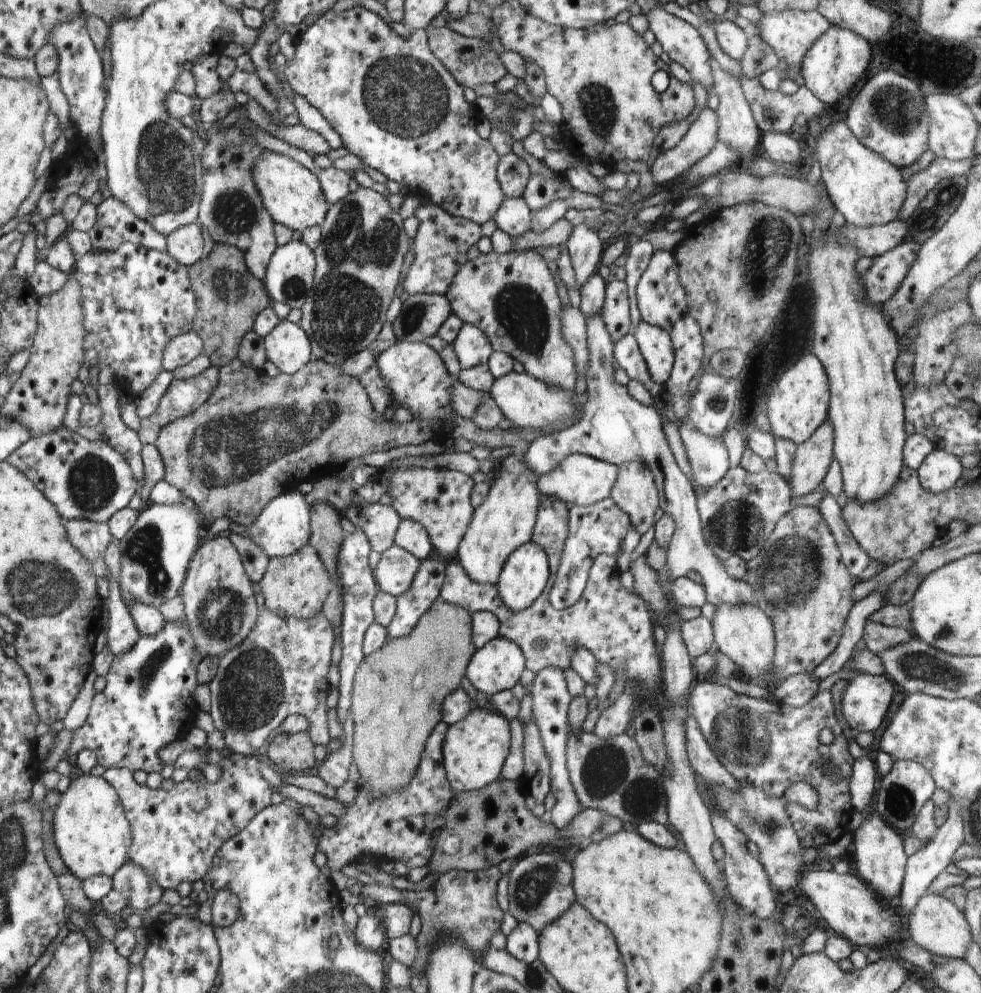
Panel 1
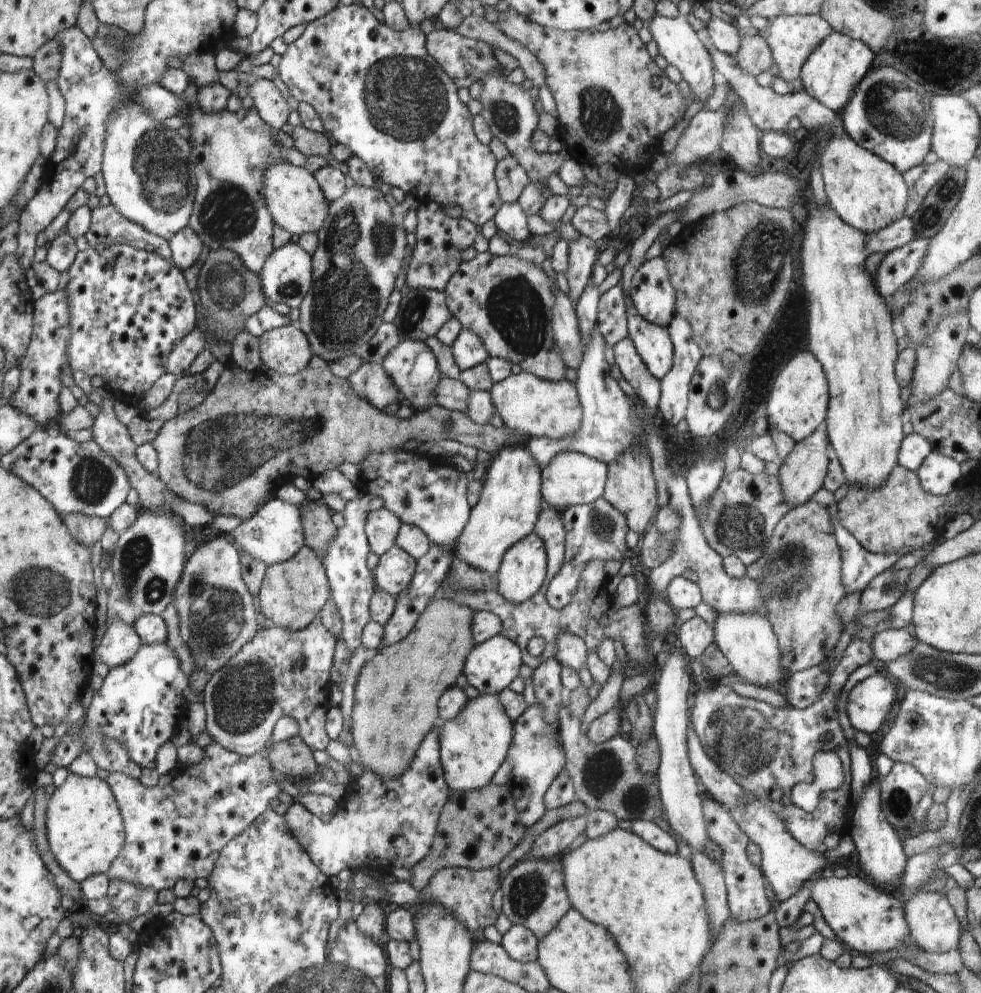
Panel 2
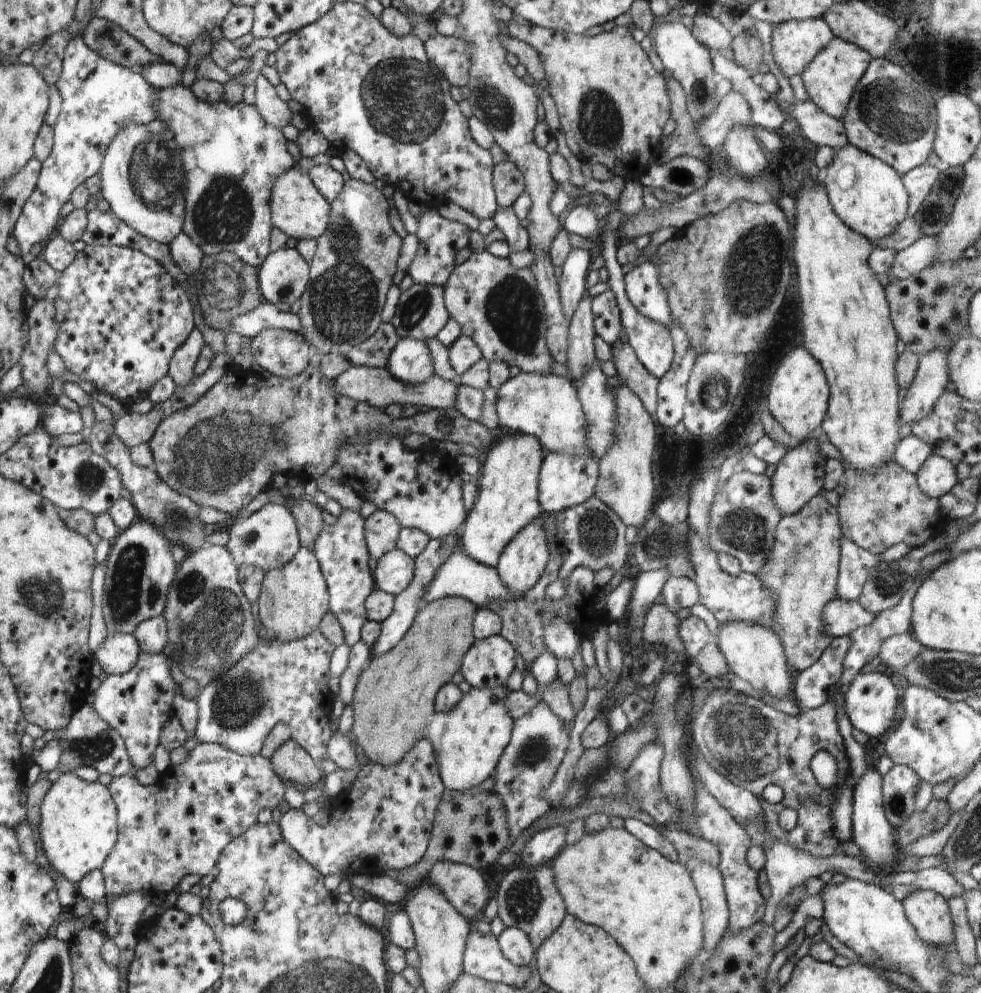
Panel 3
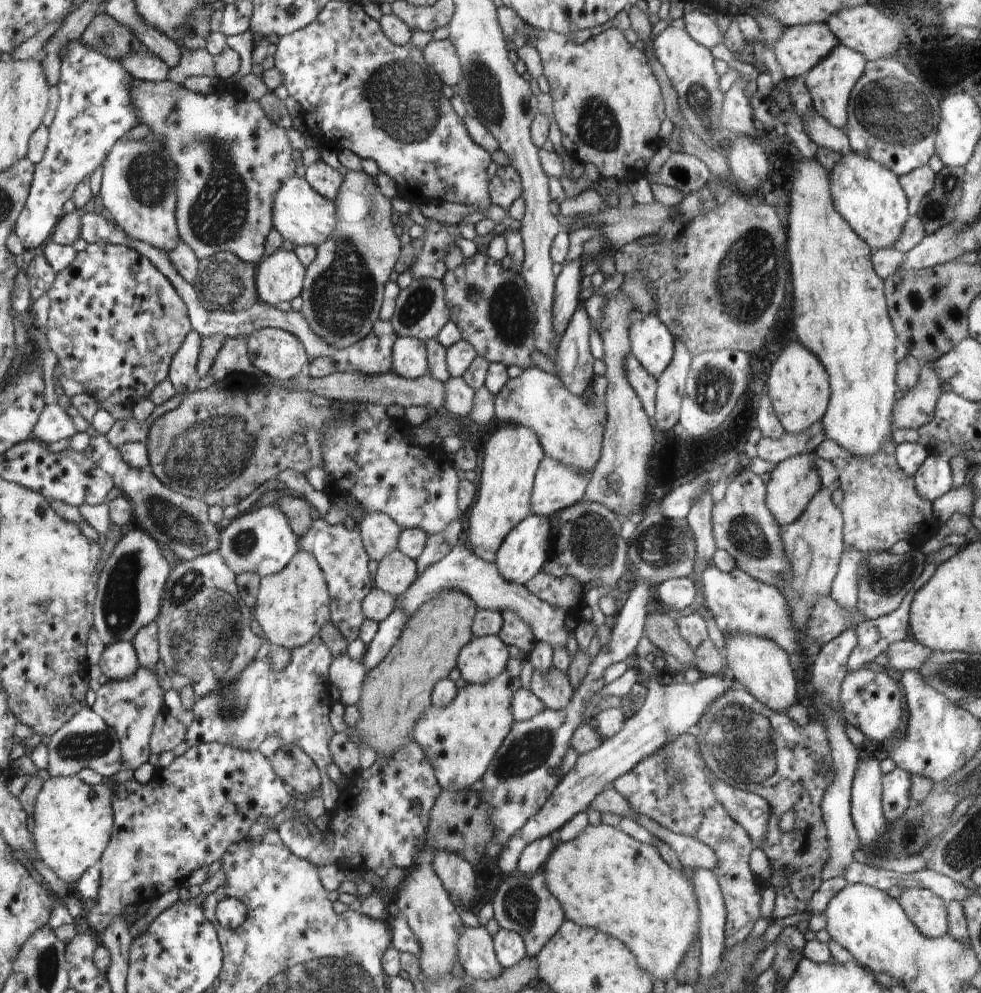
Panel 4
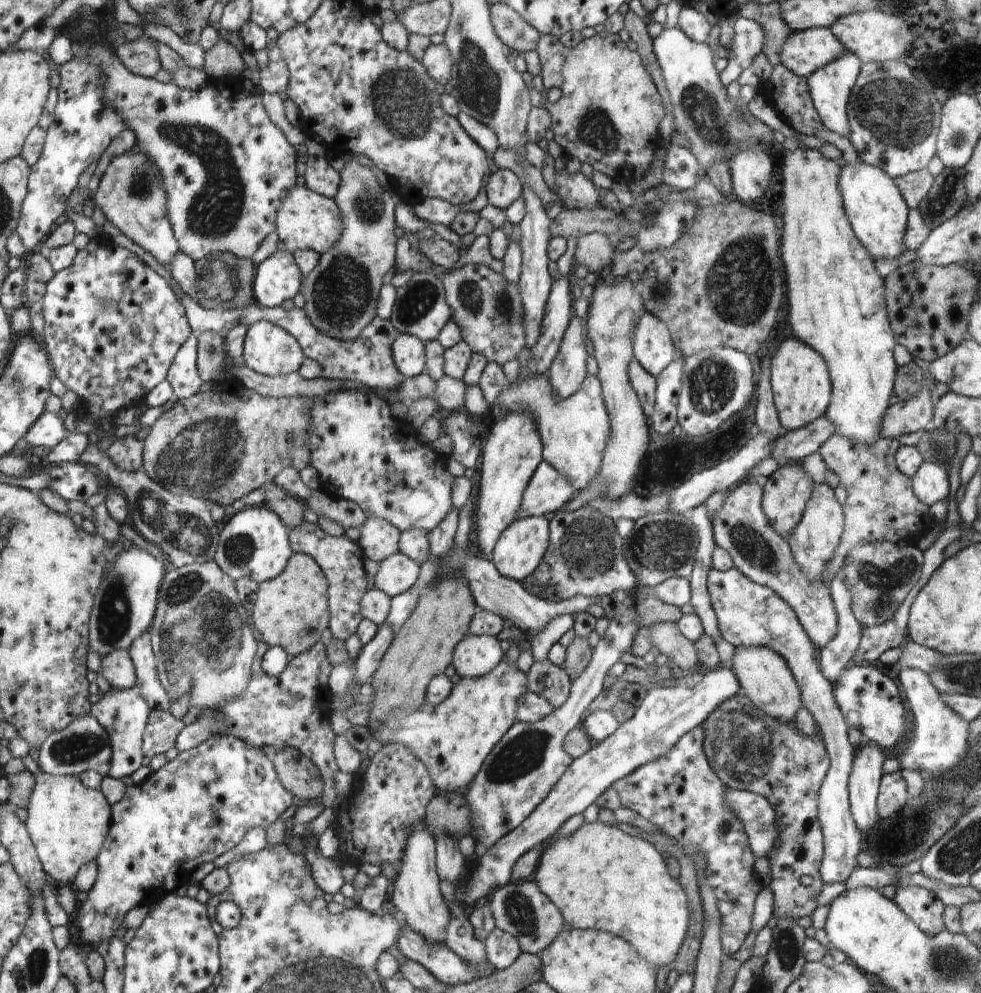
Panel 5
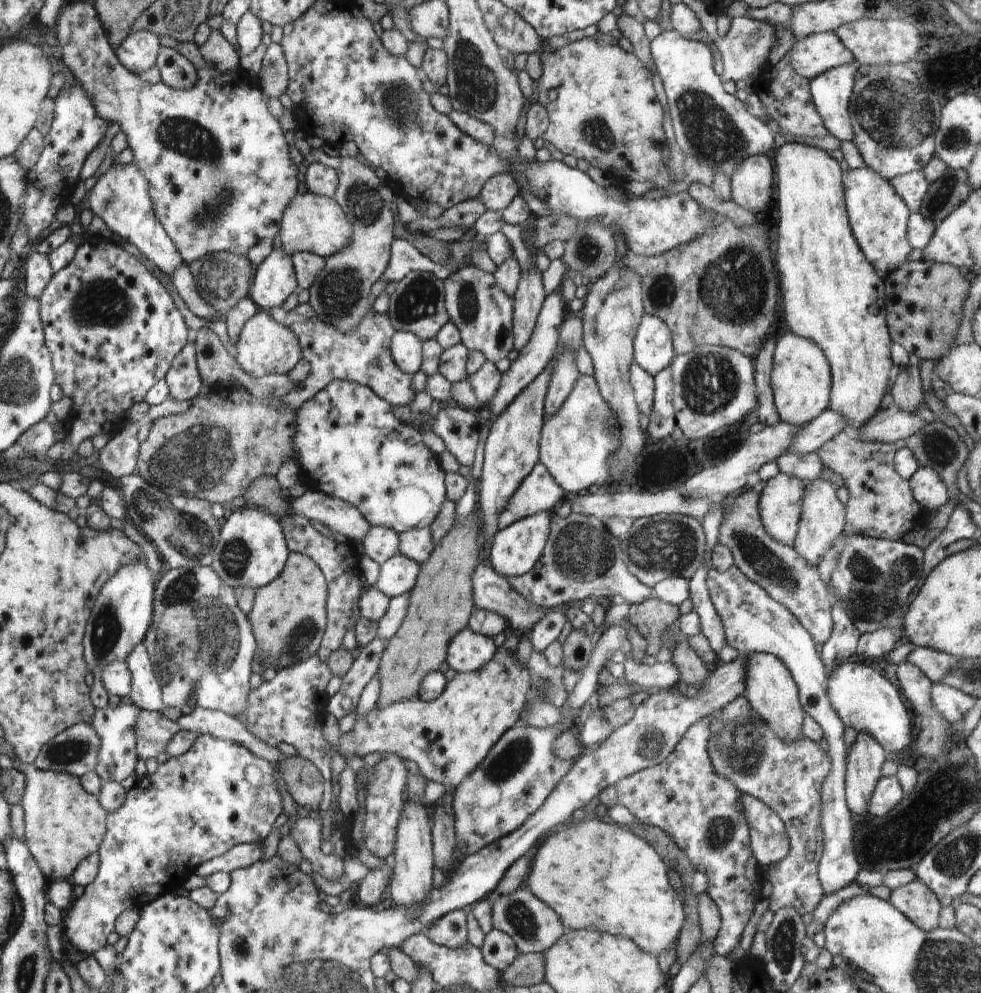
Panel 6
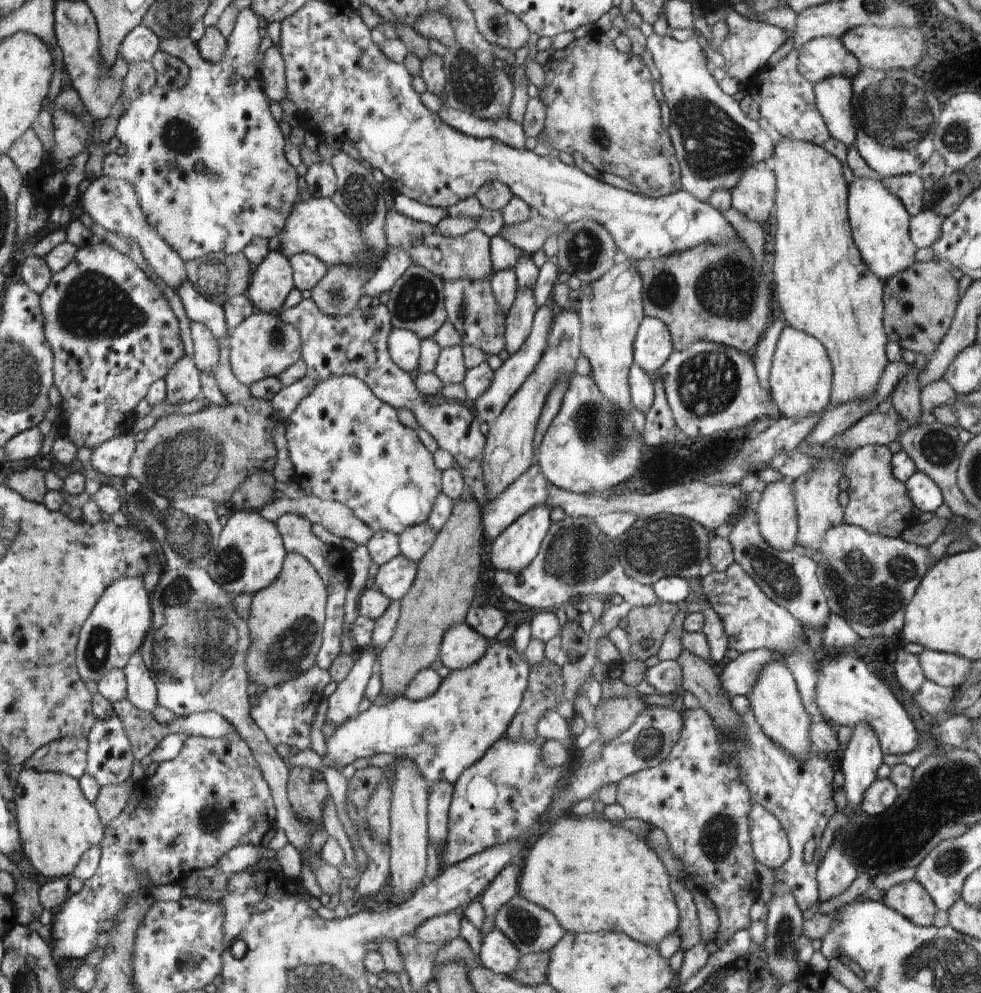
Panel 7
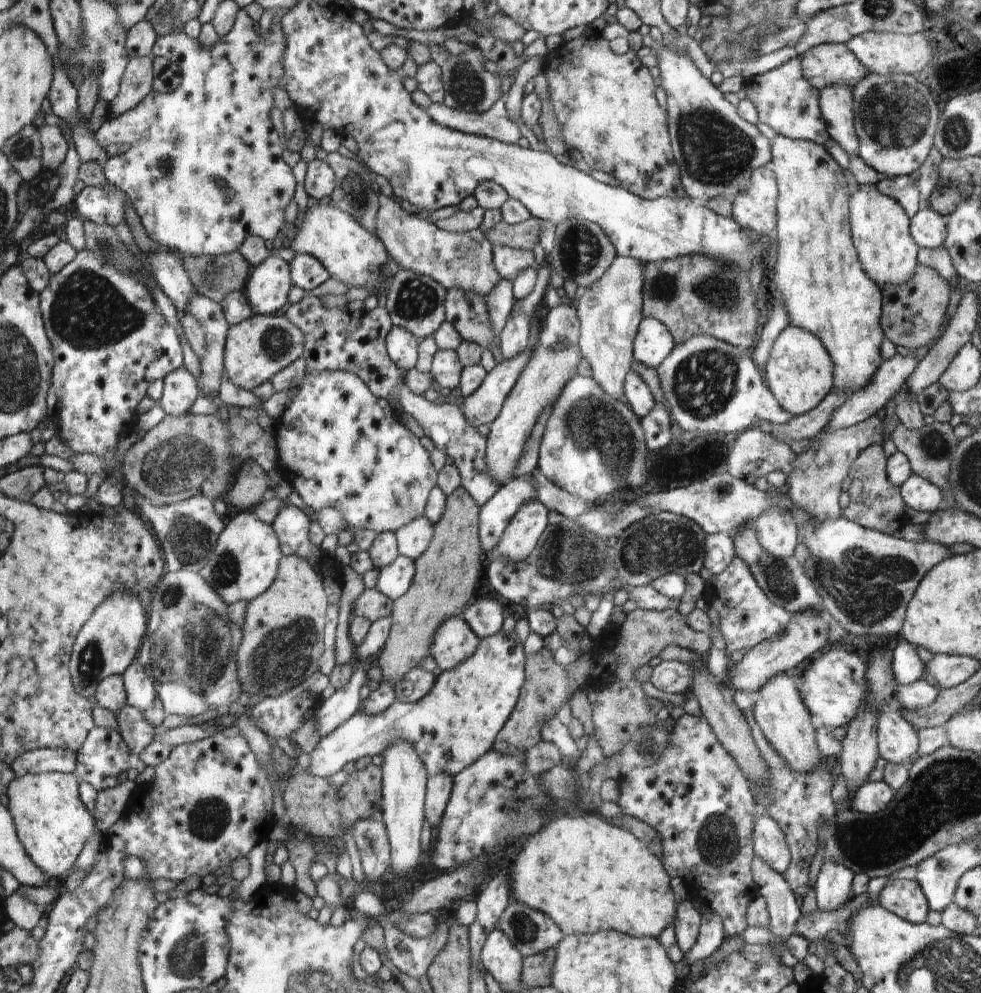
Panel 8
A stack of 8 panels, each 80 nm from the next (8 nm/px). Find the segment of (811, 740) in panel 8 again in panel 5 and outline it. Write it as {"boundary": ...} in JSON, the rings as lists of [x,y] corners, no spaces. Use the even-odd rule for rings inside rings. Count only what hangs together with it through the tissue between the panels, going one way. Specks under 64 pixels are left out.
{"boundary":[[[736,647],[729,664],[740,683],[742,694],[767,715],[794,726],[795,717],[804,703],[801,701],[800,684],[793,677],[793,671],[781,654],[768,647]]]}

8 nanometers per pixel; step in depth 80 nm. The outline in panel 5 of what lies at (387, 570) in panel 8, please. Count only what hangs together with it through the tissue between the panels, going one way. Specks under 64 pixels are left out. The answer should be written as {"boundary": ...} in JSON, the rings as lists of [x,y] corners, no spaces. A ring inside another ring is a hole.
{"boundary":[[[399,550],[392,557],[379,562],[378,573],[371,585],[385,592],[388,596],[396,597],[414,586],[420,578],[420,564]]]}

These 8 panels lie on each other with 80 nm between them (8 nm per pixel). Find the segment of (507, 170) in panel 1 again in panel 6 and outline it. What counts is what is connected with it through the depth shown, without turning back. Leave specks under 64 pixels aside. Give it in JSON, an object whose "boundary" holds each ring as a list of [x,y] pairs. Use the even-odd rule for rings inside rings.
{"boundary":[[[508,172],[496,174],[491,177],[485,186],[481,202],[490,211],[501,211],[507,209],[518,197],[521,186],[517,179]]]}

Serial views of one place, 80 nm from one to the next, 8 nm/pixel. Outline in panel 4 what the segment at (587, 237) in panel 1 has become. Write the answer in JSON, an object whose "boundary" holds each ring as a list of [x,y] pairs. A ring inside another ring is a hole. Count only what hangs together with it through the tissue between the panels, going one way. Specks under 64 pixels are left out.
{"boundary":[[[580,261],[562,264],[562,271],[557,276],[554,302],[554,330],[558,336],[564,334],[573,312],[576,312],[581,301],[579,294],[582,289],[582,268]]]}

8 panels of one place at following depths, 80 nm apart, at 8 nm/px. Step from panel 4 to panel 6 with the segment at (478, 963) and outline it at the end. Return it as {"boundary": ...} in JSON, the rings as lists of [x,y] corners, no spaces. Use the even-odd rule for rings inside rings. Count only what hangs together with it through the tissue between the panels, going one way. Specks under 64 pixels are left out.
{"boundary":[[[462,909],[438,918],[429,928],[427,938],[438,945],[458,948],[468,942],[467,918]]]}

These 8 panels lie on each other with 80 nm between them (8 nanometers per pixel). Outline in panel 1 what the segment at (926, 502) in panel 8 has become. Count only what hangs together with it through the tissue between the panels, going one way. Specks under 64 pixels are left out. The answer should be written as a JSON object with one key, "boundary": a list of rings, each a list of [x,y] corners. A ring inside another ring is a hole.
{"boundary":[[[935,448],[916,471],[924,490],[940,494],[950,490],[956,484],[963,467],[958,457]]]}

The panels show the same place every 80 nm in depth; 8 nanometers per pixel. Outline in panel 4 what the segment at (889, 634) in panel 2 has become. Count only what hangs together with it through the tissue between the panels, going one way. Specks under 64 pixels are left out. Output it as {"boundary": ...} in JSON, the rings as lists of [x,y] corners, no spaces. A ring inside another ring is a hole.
{"boundary":[[[904,639],[902,642],[892,643],[887,648],[889,664],[902,672],[918,671],[932,656],[933,650],[920,644],[915,639]]]}

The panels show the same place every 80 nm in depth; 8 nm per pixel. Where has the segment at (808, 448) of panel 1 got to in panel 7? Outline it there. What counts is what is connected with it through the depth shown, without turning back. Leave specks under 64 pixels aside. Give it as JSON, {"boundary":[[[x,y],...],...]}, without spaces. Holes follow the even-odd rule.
{"boundary":[[[783,479],[768,484],[755,511],[762,537],[776,550],[789,552],[796,544],[794,484]]]}

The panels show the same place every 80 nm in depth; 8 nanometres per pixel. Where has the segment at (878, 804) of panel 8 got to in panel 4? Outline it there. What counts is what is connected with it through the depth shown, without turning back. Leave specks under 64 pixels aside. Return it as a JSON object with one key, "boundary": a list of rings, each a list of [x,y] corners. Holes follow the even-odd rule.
{"boundary":[[[902,767],[883,775],[882,808],[887,822],[900,818],[910,808],[911,776]]]}

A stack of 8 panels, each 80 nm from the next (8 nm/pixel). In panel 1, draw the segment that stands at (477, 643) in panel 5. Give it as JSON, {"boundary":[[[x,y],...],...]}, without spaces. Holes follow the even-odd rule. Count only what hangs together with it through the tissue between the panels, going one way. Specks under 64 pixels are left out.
{"boundary":[[[503,636],[493,638],[492,641],[481,649],[476,649],[476,652],[473,654],[473,660],[469,662],[468,669],[466,669],[466,676],[472,683],[472,686],[478,692],[487,694],[488,698],[493,694],[508,690],[508,688],[512,688],[520,680],[520,674],[524,670],[522,651],[521,647],[510,639]]]}

